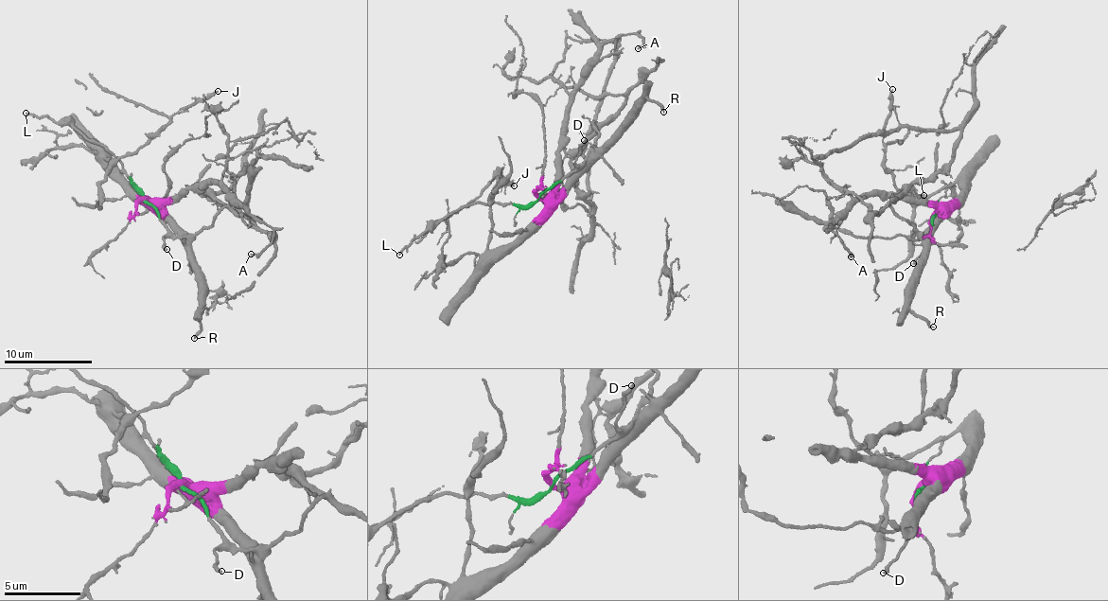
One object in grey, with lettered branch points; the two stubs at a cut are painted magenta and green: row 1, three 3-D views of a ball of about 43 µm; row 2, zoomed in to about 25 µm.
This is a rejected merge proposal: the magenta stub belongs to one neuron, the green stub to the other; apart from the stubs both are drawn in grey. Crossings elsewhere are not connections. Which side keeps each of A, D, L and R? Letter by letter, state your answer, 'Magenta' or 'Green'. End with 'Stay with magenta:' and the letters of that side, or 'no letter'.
A: Magenta
D: Green
L: Green
R: Magenta
Stay with magenta: A, R

